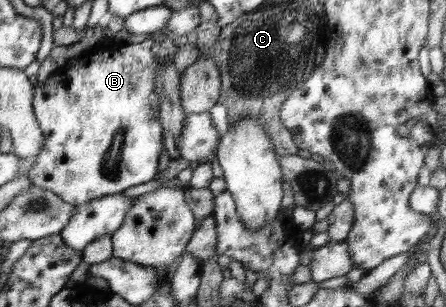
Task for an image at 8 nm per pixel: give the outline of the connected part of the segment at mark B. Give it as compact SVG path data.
M149 37L141 43L128 43L118 49L106 49L104 45L96 48L94 51L87 51L81 59L77 59L73 65L63 65L58 67L57 71L51 75L41 85L37 85L33 91L33 114L35 120L39 123L39 128L43 133L43 147L39 155L36 155L35 163L29 168L28 178L32 181L32 185L53 191L65 203L69 203L75 207L89 203L93 199L101 199L102 196L119 195L127 191L133 185L141 185L147 183L151 179L156 179L159 172L158 161L163 151L163 129L161 121L159 121L159 101L157 101L157 93L155 93L155 74L157 68L161 64L160 58L151 50L154 39Z

